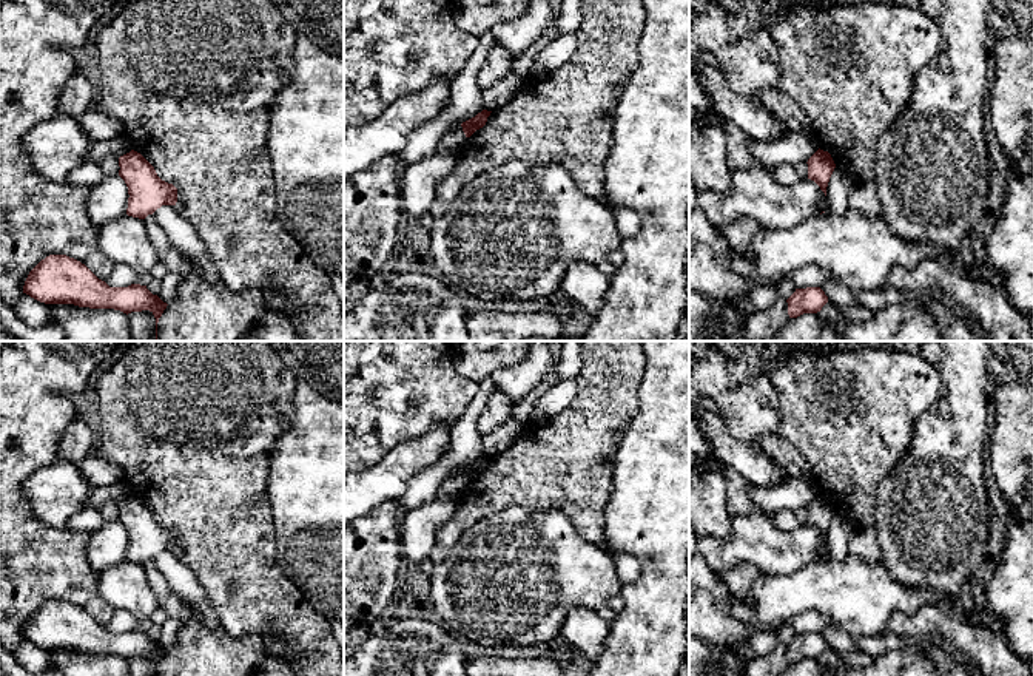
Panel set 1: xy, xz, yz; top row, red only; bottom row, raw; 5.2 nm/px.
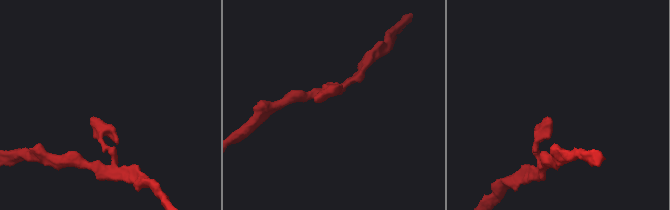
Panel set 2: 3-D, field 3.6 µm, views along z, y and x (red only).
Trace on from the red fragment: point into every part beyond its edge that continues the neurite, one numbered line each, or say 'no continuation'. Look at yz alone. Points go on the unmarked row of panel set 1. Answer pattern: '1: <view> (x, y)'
no continuation

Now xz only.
1: xz (455, 485)

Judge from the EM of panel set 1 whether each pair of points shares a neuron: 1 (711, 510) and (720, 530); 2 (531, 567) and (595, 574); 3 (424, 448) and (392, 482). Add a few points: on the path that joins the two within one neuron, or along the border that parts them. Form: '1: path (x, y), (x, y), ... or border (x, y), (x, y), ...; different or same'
1: path (711, 514), (717, 525); same
2: path (546, 568), (580, 573); same
3: path (417, 456), (398, 474); same

